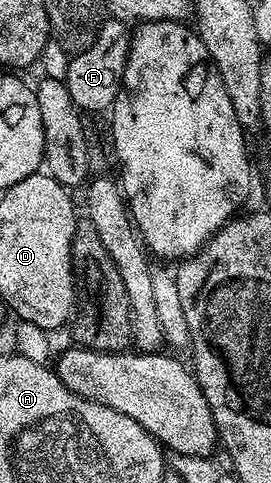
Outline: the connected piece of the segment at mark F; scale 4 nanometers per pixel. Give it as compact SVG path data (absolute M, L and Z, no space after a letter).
M105 18L101 22L98 37L94 41L94 45L90 45L90 49L71 56L68 60L68 68L63 79L64 84L66 89L70 89L70 97L74 97L76 106L84 113L89 113L88 111L107 112L118 97L124 81L124 66L128 60L130 27L127 27L129 24L123 18L112 18L116 19Z

